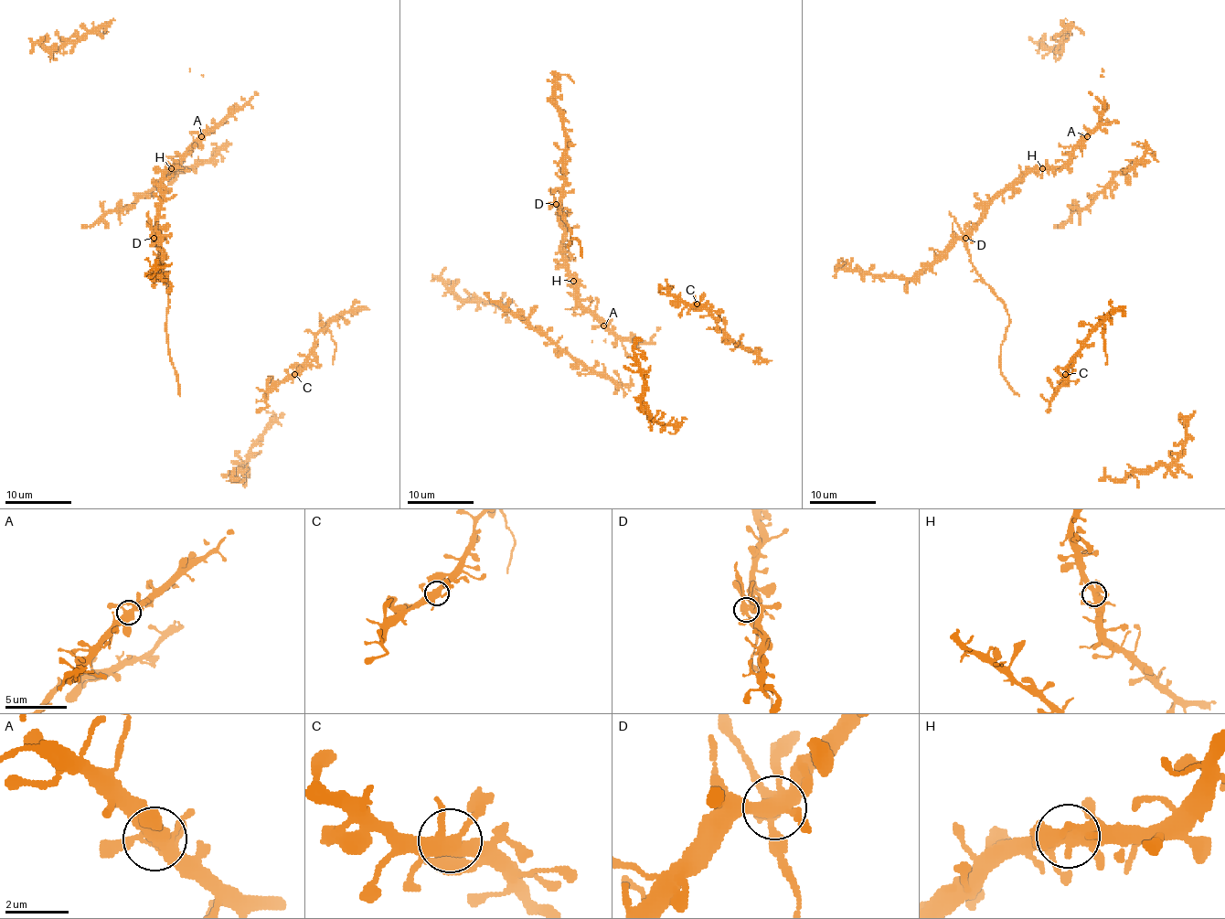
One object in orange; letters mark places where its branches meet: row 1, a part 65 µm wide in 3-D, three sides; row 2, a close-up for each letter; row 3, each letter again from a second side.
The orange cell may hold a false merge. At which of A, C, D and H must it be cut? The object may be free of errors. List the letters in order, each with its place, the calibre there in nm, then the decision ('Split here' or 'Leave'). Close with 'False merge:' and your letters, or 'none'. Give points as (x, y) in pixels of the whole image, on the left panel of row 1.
A: Place: (201, 136). Thickness 420 nm. Leave
C: Place: (294, 374). Thickness 420 nm. Leave
D: Place: (154, 238). Thickness 440 nm. Leave
H: Place: (171, 168). Thickness 440 nm. Leave
False merge: none

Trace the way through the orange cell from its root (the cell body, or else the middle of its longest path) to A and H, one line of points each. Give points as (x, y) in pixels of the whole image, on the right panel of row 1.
A: (967, 238), (969, 229), (995, 197), (1032, 171), (1044, 166), (1060, 166), (1087, 136)
H: (967, 238), (969, 229), (995, 197), (1010, 189), (1028, 173), (1042, 168)

